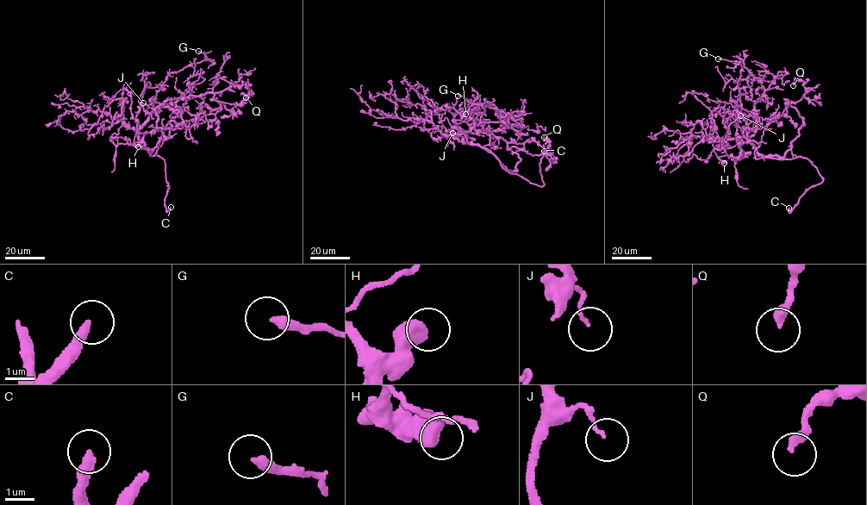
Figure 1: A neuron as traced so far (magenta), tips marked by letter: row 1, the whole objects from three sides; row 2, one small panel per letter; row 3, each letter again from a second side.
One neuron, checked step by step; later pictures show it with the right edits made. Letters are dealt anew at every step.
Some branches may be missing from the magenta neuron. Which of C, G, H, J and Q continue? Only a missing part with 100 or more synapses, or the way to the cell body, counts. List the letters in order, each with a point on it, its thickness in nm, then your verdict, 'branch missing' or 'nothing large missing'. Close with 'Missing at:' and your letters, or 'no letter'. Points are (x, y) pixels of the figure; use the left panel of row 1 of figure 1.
C: (171, 207) | 300 nm | branch missing
G: (198, 51) | 320 nm | nothing large missing
H: (138, 146) | 480 nm | nothing large missing
J: (143, 102) | 90 nm | nothing large missing
Q: (246, 97) | 280 nm | nothing large missing
Missing at: C

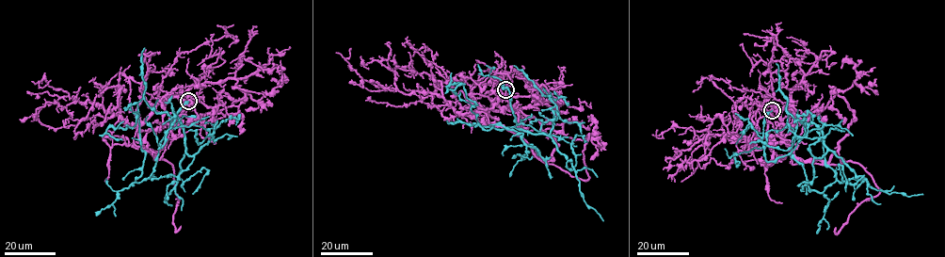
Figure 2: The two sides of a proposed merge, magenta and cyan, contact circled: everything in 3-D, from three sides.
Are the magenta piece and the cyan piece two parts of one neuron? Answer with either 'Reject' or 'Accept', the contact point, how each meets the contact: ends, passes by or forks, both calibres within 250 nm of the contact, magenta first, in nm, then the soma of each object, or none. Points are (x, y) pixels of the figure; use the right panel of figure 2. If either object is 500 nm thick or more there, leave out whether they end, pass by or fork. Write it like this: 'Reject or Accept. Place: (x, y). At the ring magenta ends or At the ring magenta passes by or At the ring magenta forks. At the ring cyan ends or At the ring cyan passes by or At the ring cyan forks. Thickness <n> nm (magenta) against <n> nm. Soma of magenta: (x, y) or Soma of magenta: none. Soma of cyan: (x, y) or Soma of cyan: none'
Reject. Place: (772, 110). At the ring magenta passes by. At the ring cyan ends. Thickness 180 nm (magenta) against 120 nm. Soma of magenta: none. Soma of cyan: none

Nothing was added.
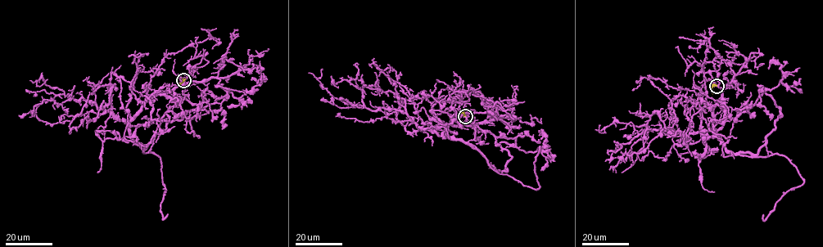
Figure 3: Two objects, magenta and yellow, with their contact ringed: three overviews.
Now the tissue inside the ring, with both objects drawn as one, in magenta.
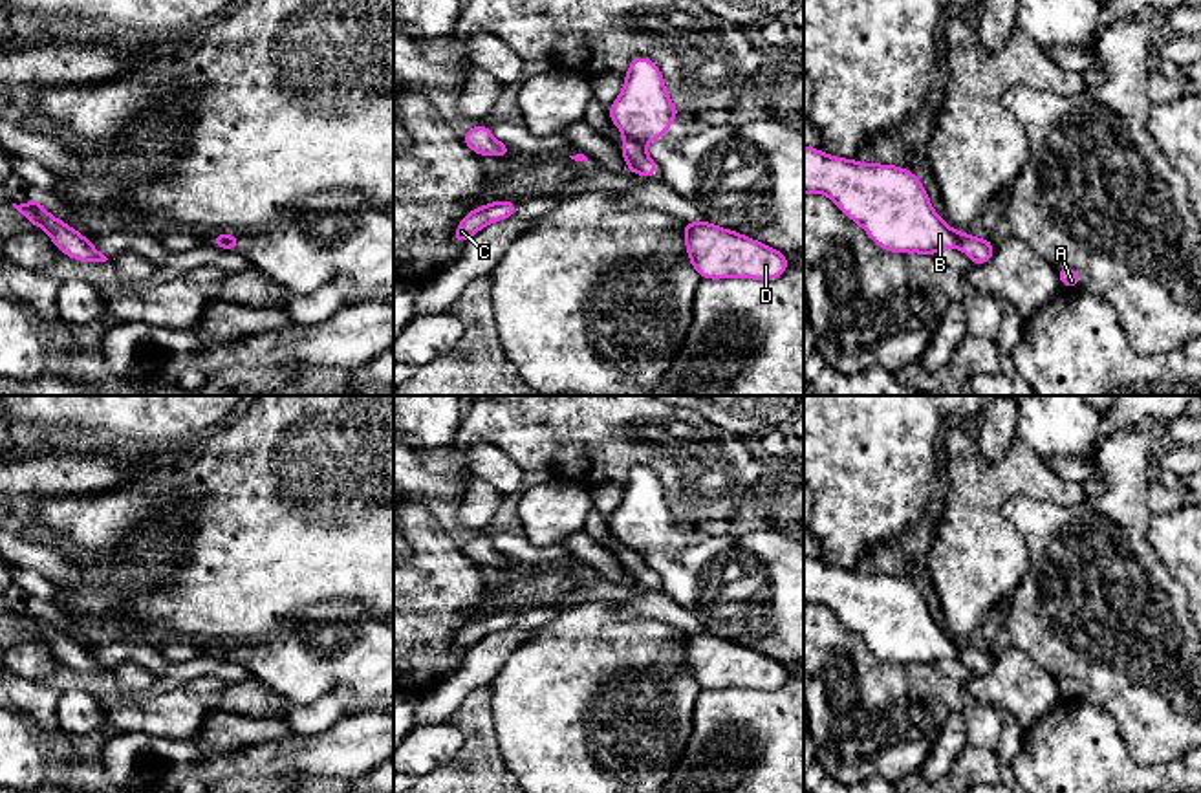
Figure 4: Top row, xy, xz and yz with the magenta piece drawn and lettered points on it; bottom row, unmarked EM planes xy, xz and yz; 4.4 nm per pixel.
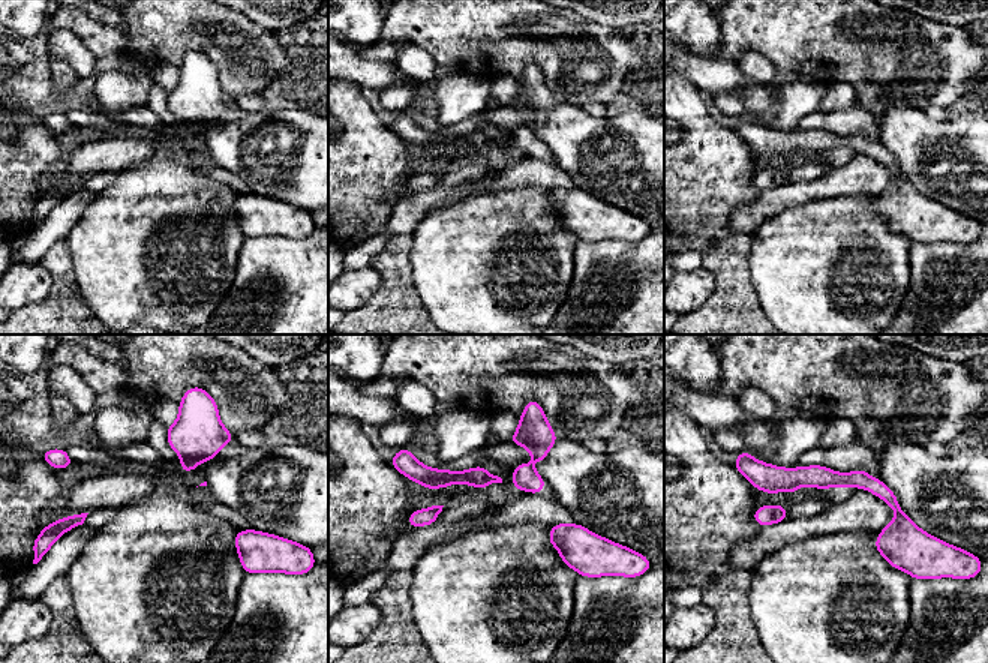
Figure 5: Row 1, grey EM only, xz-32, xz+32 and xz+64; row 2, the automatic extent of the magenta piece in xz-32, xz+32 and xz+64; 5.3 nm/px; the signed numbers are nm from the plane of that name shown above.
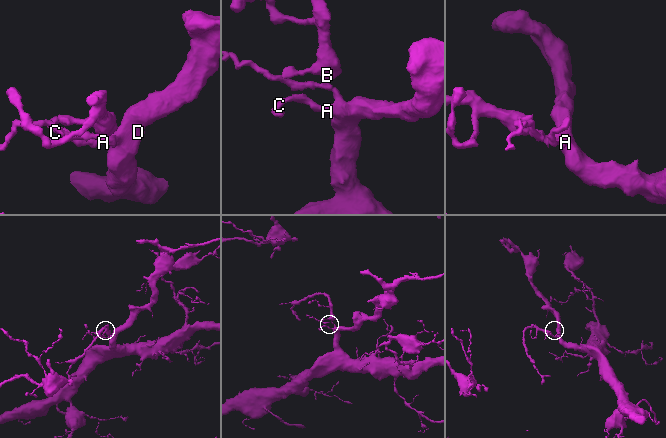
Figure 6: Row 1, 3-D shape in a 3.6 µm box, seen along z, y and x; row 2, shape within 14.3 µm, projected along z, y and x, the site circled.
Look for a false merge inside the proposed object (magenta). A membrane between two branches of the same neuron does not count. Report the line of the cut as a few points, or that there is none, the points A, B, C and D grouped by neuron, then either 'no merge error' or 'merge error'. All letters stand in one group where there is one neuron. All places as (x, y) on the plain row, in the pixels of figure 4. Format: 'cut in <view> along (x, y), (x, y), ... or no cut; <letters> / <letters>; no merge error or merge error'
cut in xz along (627, 548), (641, 555); A C D / B; merge error

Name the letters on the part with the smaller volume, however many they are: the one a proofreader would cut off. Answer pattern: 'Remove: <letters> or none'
Remove: B

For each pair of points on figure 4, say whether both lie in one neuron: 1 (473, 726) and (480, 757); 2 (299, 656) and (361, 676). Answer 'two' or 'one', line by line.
1: one
2: one

